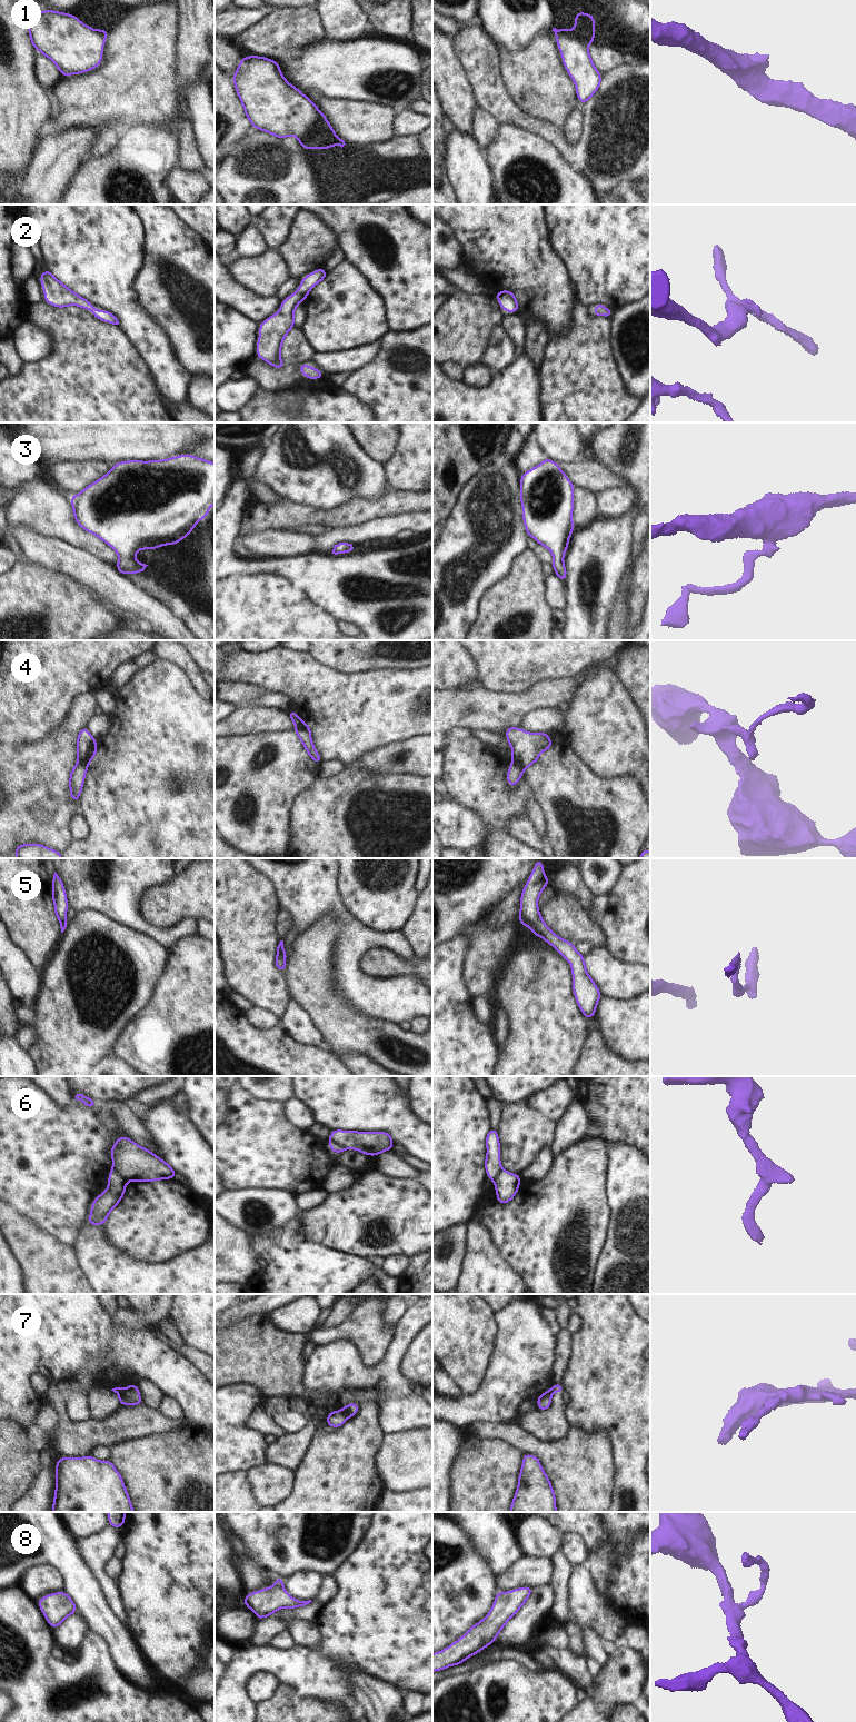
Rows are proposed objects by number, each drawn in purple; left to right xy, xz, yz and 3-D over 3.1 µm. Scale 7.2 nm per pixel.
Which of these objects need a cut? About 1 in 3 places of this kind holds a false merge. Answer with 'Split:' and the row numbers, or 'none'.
Split: 4, 6, 7

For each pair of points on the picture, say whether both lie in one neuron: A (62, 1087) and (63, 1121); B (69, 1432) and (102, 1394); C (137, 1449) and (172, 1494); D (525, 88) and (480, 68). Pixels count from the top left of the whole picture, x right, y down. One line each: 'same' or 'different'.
A: different
B: different
C: same
D: different

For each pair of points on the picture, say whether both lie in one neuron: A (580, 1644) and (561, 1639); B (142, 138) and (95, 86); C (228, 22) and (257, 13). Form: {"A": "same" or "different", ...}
{"A": "different", "B": "different", "C": "same"}

